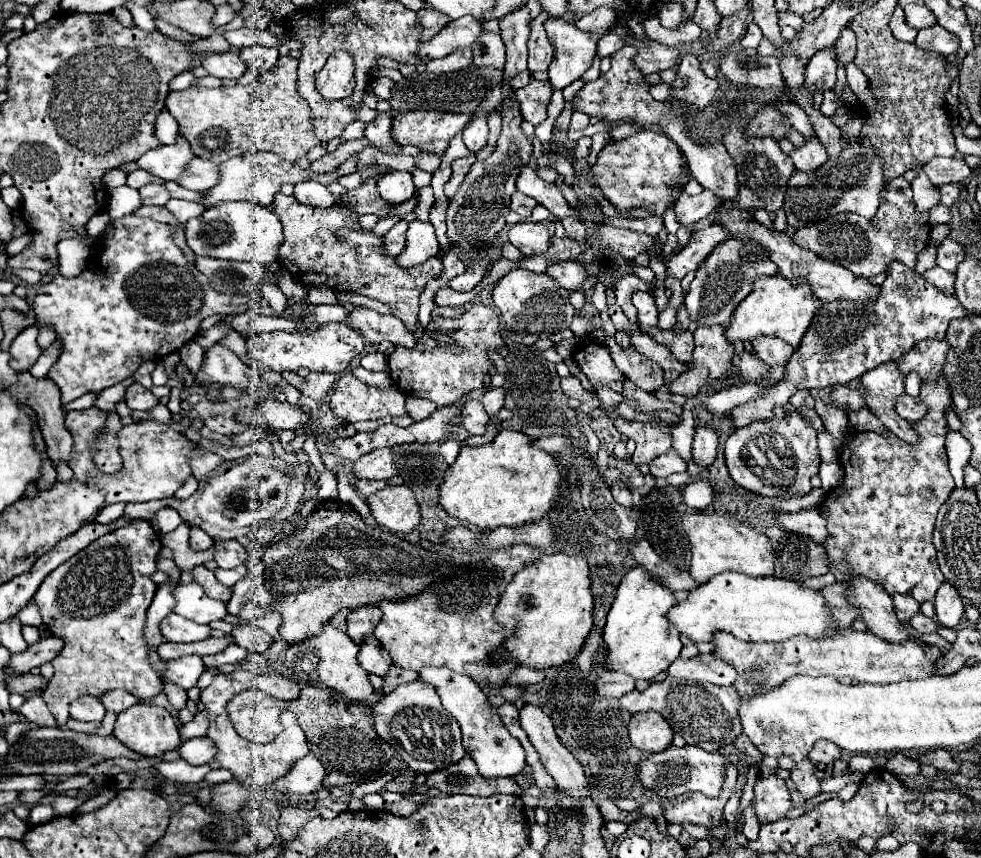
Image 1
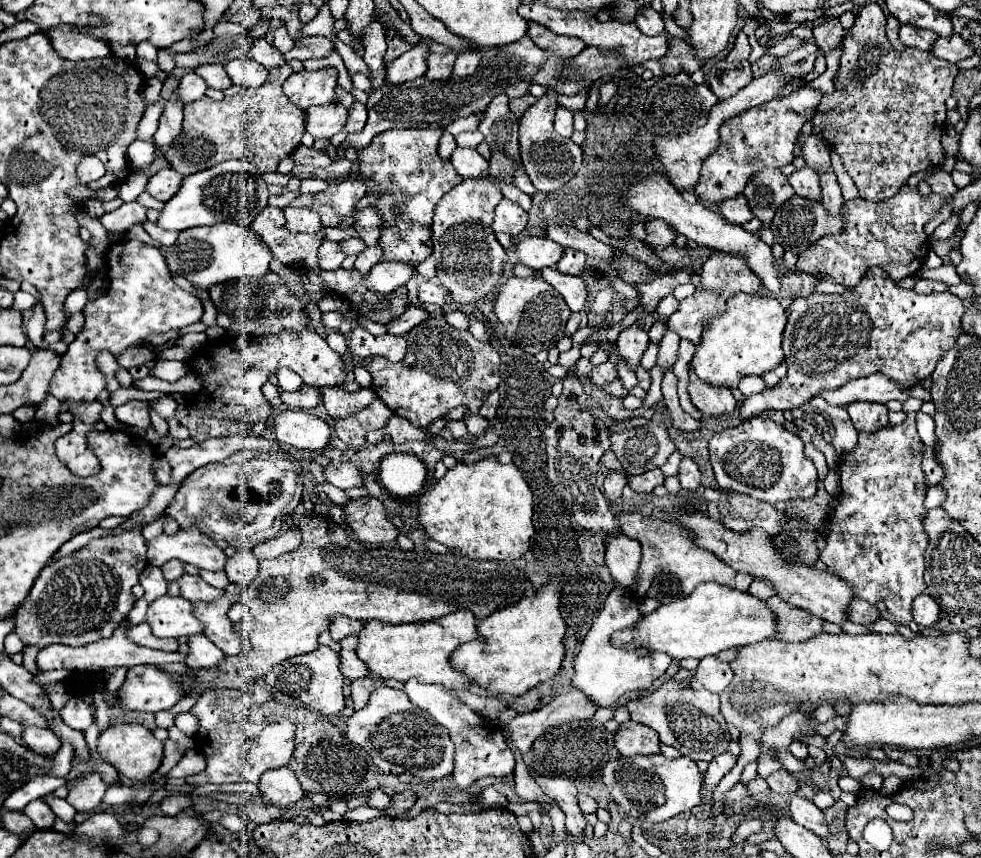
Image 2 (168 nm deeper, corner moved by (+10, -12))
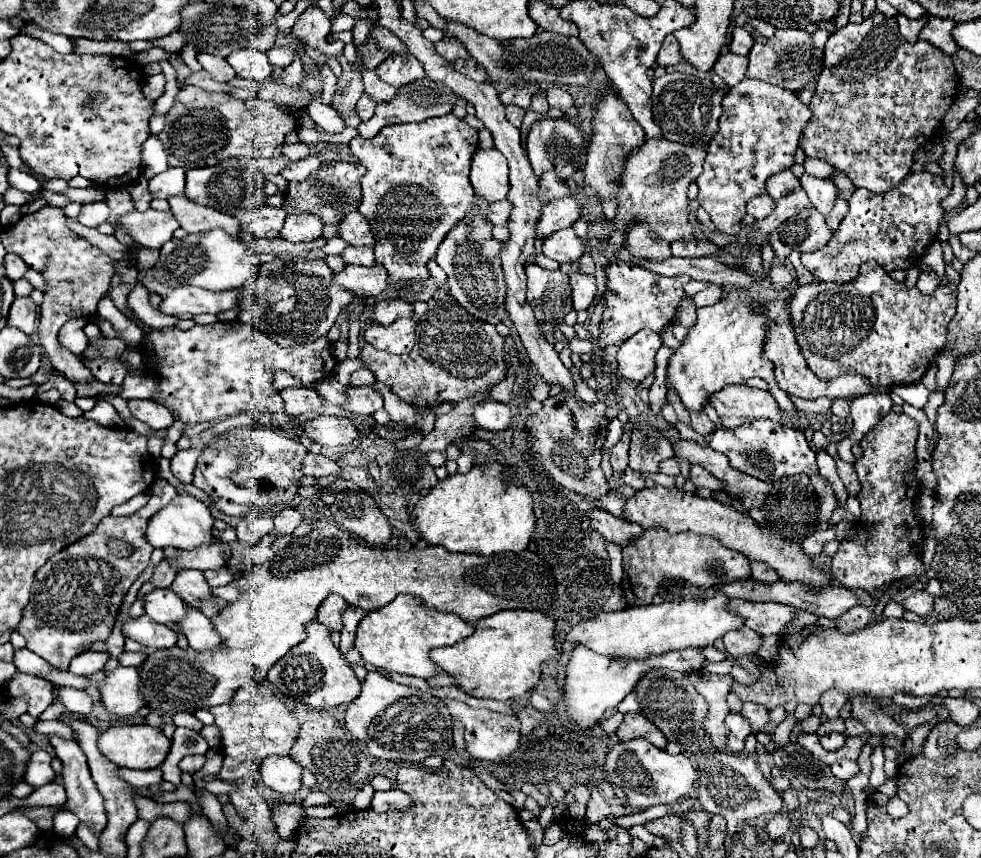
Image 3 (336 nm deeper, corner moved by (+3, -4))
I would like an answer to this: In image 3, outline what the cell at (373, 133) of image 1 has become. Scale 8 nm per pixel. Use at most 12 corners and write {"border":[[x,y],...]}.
{"border":[[362,93],[356,103],[356,113],[362,121],[374,115],[374,101],[370,95]]}

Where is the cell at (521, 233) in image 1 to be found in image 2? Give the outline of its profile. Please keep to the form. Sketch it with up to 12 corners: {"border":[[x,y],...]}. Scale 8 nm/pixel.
{"border":[[521,237],[519,261],[537,271],[555,267],[563,247],[547,237]]}

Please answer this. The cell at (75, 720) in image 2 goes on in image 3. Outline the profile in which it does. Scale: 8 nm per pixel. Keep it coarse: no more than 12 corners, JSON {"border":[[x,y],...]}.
{"border":[[60,689],[70,713],[92,715],[94,701],[86,691]]}

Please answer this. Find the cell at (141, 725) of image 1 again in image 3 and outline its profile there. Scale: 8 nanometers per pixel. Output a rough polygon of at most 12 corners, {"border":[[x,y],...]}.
{"border":[[114,725],[98,749],[120,767],[156,769],[170,739],[150,725]]}

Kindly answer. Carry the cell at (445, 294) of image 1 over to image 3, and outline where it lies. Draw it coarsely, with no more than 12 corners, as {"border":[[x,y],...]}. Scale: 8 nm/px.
{"border":[[382,299],[374,321],[392,325],[398,317],[416,317],[410,301]]}

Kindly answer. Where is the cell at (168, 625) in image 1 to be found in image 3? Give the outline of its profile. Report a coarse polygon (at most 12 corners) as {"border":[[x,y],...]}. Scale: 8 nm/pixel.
{"border":[[146,615],[128,619],[124,637],[144,647],[170,649],[178,635]]}

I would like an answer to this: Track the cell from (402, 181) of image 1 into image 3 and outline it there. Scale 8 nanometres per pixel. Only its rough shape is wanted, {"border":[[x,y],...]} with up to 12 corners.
{"border":[[358,211],[344,217],[340,237],[354,247],[374,245],[368,219]]}

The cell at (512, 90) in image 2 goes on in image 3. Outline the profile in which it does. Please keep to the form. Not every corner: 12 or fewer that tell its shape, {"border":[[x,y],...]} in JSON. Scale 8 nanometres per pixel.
{"border":[[536,83],[512,85],[500,95],[504,105],[512,103],[530,109]]}

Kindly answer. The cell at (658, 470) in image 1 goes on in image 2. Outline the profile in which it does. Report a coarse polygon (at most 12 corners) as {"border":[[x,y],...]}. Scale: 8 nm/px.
{"border":[[661,469],[629,477],[629,487],[637,493],[651,493],[663,485]]}

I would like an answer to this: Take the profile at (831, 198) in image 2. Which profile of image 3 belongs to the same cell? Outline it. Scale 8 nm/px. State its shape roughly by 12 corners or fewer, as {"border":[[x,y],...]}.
{"border":[[836,197],[834,209],[828,213],[826,221],[832,229],[848,213],[848,201]]}

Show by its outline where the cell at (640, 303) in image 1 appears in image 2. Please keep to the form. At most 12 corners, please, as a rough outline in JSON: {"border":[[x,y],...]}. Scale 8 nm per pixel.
{"border":[[631,325],[619,333],[619,359],[631,371],[649,345],[645,329]]}

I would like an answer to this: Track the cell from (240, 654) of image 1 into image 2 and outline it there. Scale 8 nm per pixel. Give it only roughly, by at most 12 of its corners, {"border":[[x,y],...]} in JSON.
{"border":[[203,633],[191,635],[185,663],[213,667],[225,659]]}

